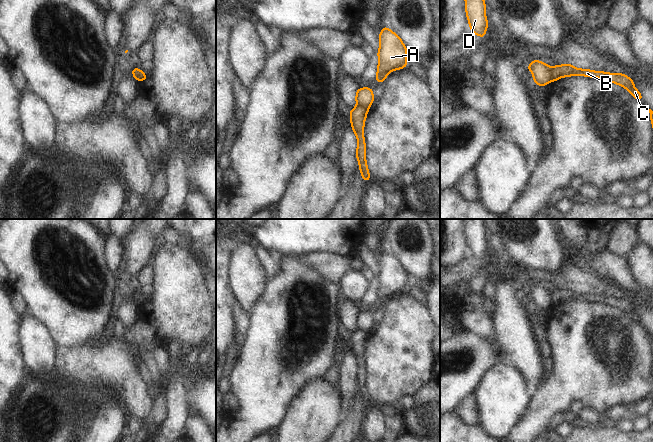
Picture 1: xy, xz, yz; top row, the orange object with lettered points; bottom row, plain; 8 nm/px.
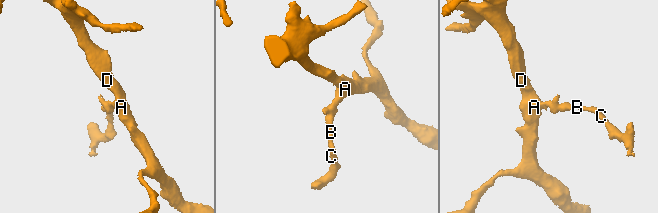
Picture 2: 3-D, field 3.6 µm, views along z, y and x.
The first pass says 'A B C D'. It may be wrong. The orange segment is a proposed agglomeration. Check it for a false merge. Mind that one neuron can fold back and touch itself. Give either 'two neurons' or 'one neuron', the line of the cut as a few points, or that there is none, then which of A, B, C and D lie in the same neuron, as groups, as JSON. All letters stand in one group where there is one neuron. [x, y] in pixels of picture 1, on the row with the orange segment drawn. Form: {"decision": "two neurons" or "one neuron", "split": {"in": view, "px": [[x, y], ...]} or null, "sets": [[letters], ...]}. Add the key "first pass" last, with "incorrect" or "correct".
{"decision": "two neurons", "split": {"in": "yz", "px": [[551, 68], [553, 80]]}, "sets": [["A", "D"], ["B", "C"]], "first pass": "incorrect"}

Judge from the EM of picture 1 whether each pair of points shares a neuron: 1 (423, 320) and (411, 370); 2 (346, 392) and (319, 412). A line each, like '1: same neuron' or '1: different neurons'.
1: same neuron
2: different neurons

